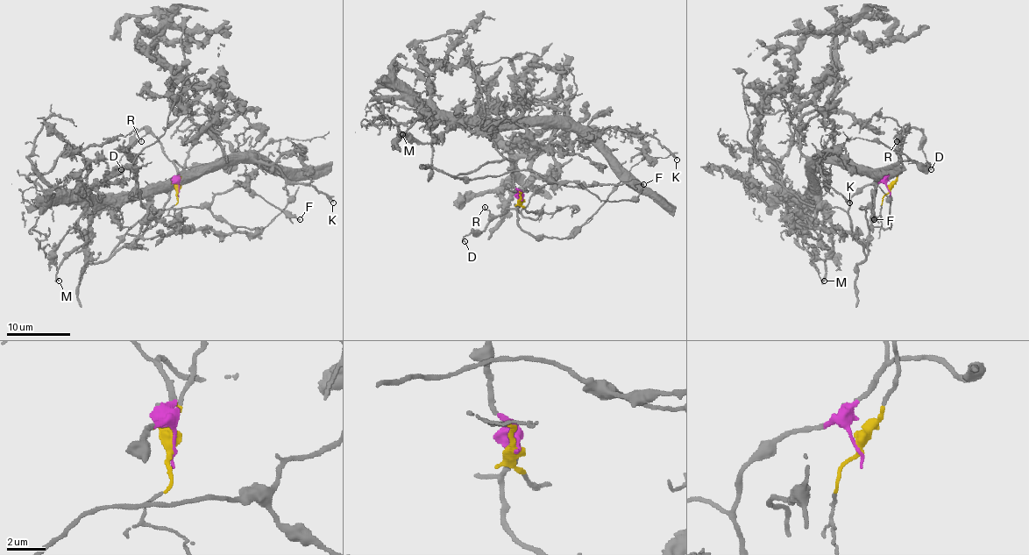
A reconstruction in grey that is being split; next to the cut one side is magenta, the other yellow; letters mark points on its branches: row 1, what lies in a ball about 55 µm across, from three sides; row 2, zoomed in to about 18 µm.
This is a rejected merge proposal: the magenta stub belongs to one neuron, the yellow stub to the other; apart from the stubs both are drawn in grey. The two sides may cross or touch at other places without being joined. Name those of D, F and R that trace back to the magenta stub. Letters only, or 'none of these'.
D, F, R

